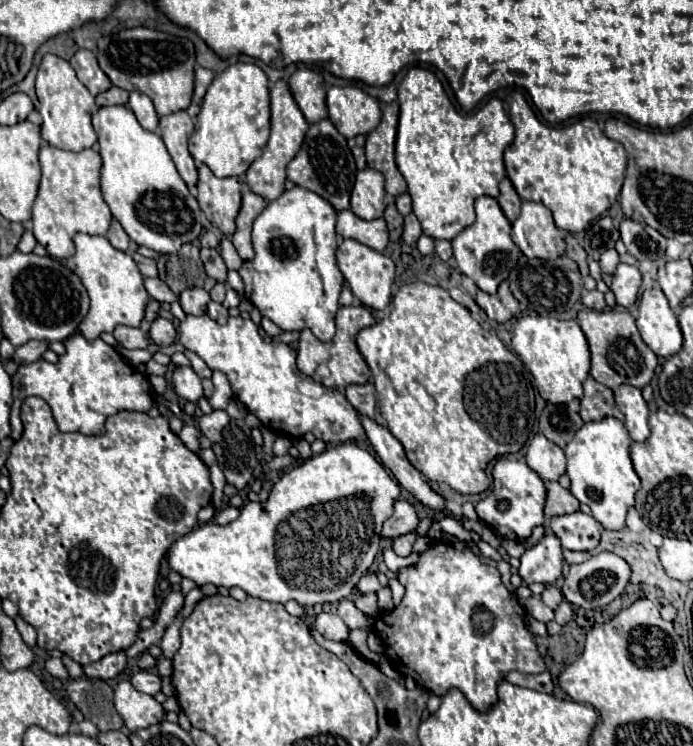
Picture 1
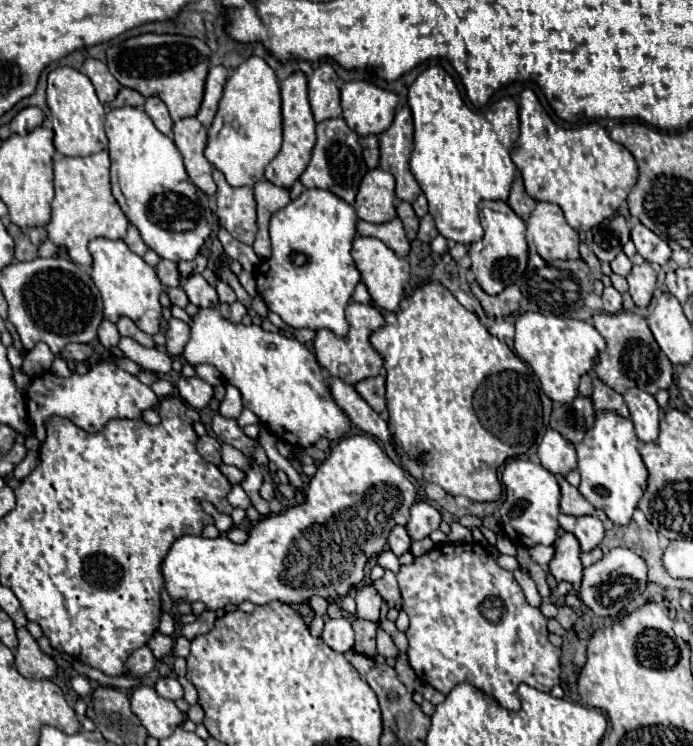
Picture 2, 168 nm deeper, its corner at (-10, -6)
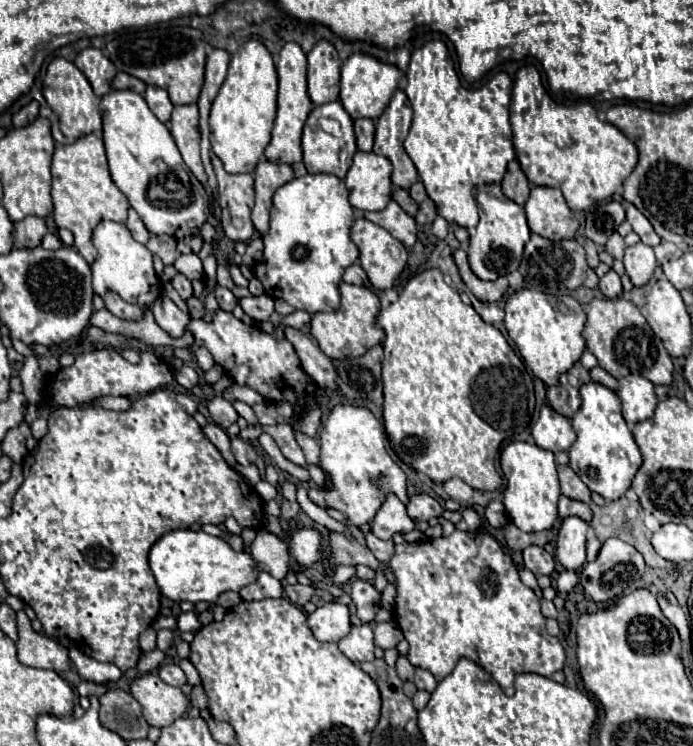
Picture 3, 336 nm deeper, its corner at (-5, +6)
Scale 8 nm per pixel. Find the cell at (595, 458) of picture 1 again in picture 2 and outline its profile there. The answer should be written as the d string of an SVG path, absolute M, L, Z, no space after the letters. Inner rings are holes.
M602 412L596 416L594 428L586 432L578 452L578 472L582 496L594 506L606 512L606 516L618 524L628 526L634 510L646 490L646 466L638 452L638 438L630 420L622 420L622 416L614 416L612 412Z

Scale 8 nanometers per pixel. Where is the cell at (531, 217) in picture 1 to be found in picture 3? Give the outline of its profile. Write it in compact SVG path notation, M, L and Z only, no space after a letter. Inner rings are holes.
M533 186L525 213L531 232L549 240L573 238L579 228L579 220L569 210L559 188Z

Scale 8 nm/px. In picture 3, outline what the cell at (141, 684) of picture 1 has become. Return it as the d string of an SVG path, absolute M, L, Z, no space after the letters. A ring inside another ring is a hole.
M165 664L165 666L161 666L159 668L159 676L161 676L161 680L165 680L171 686L179 686L181 688L183 684L187 684L187 678L185 678L183 670L177 664Z

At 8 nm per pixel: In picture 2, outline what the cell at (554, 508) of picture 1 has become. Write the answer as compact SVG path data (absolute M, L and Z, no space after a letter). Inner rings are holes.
M556 476L560 490L562 490L562 498L560 498L560 510L562 514L570 514L570 516L584 516L584 514L594 514L596 508L578 492L578 488L570 486L566 482L564 476Z

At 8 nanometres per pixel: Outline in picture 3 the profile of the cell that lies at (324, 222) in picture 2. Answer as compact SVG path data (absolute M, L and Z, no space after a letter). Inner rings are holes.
M305 174L275 192L269 232L263 236L263 258L255 266L255 276L271 298L281 298L309 314L339 308L341 276L359 258L349 238L353 208L347 194L343 180L335 174Z

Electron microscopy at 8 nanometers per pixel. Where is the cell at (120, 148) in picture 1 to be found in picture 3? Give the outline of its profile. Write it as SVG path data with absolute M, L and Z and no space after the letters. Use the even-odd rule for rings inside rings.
M113 90L99 100L99 112L103 116L103 140L107 148L107 160L111 178L117 184L117 188L127 196L129 204L137 210L145 226L151 234L169 234L177 240L183 240L189 234L199 234L201 224L207 220L205 212L205 200L201 196L193 194L191 186L191 174L185 168L185 162L181 160L181 152L177 152L177 144L169 132L169 128L155 118L155 114L149 110L147 102L141 94L133 90Z

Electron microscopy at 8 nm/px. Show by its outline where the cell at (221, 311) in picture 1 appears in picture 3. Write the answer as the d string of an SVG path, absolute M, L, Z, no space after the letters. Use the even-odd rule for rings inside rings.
M215 286L213 290L218 305L221 306L221 310L227 310L232 312L233 309L238 305L238 299L234 296L231 290L227 288L221 288L221 286Z

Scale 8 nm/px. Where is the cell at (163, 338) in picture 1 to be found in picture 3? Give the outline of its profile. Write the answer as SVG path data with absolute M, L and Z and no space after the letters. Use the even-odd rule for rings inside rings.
M165 294L155 300L155 304L153 304L153 316L155 316L155 322L157 322L171 338L183 336L189 320L191 320L189 314L181 312L181 310L171 302L171 298L167 298Z

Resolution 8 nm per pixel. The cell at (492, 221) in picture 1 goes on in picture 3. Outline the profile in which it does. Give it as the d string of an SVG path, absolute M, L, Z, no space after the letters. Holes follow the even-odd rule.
M483 184L476 190L475 195L479 207L479 224L475 232L471 234L469 242L469 266L481 280L497 280L499 276L507 276L509 272L519 268L519 262L523 258L523 246L525 238L521 234L523 228L527 228L527 218L523 206L509 200L499 184Z

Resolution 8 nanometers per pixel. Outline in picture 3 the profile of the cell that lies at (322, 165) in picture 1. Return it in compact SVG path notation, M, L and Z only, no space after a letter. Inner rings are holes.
M335 100L335 102L315 106L315 110L309 114L309 118L305 122L305 128L303 128L303 162L305 162L307 172L311 172L311 174L327 172L327 174L335 174L337 178L343 178L345 172L349 170L351 158L353 158L355 152L357 152L357 146L355 146L355 134L353 134L353 120L345 112L343 104L339 100ZM323 116L333 118L333 120L337 120L341 124L341 130L343 130L341 138L335 138L335 136L321 130L319 118L323 118Z

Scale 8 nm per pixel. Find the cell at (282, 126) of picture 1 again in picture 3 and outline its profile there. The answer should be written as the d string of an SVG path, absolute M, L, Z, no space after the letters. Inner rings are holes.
M287 42L281 48L277 74L279 74L279 104L277 104L277 118L275 118L271 142L265 148L265 158L275 164L295 164L301 162L303 158L301 132L309 112L313 110L313 102L307 94L307 58L297 42Z

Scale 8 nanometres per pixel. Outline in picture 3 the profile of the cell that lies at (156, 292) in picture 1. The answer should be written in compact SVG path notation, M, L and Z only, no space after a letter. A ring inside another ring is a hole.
M177 274L177 276L171 280L171 284L173 284L173 288L181 294L183 300L189 300L189 298L193 296L193 286L191 286L191 280L189 280L187 276Z

